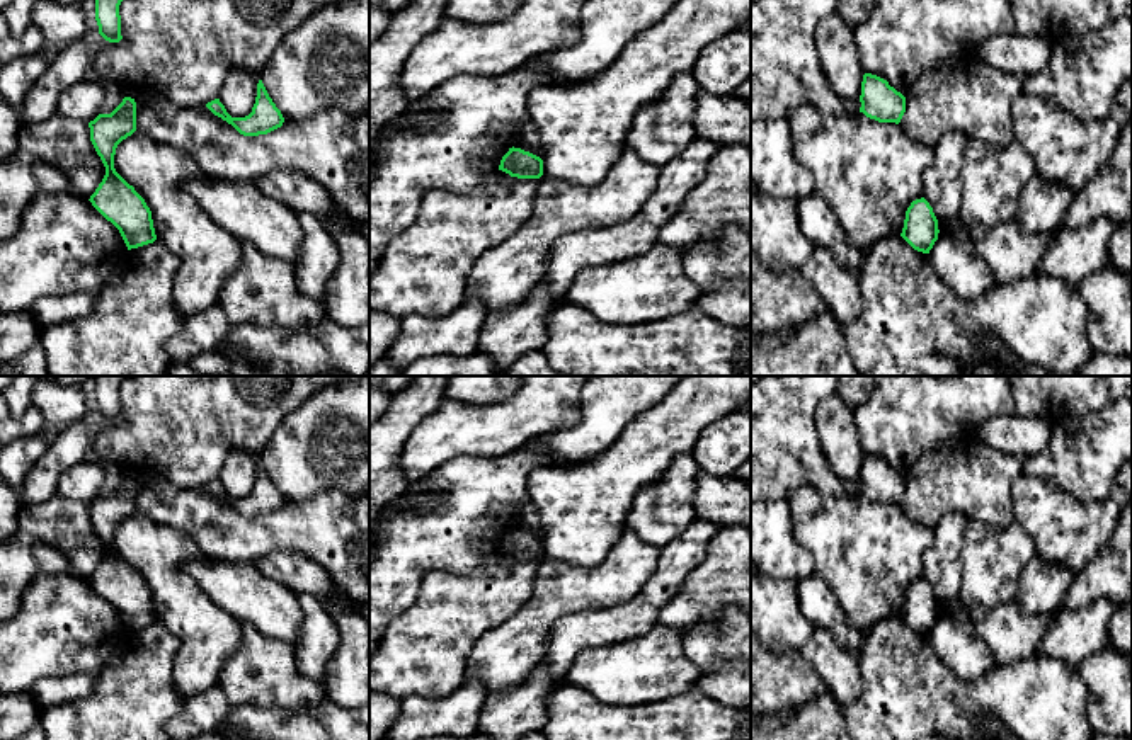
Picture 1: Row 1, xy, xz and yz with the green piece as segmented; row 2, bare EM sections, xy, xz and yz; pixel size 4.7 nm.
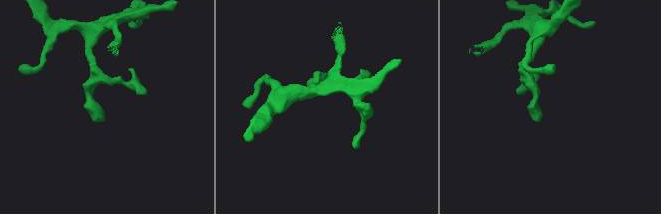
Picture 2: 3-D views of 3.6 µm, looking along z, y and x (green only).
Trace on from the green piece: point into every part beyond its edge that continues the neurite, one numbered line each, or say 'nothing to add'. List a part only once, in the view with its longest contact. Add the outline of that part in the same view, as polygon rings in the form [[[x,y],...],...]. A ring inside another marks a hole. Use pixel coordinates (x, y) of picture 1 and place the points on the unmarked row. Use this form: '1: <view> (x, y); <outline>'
nothing to add

